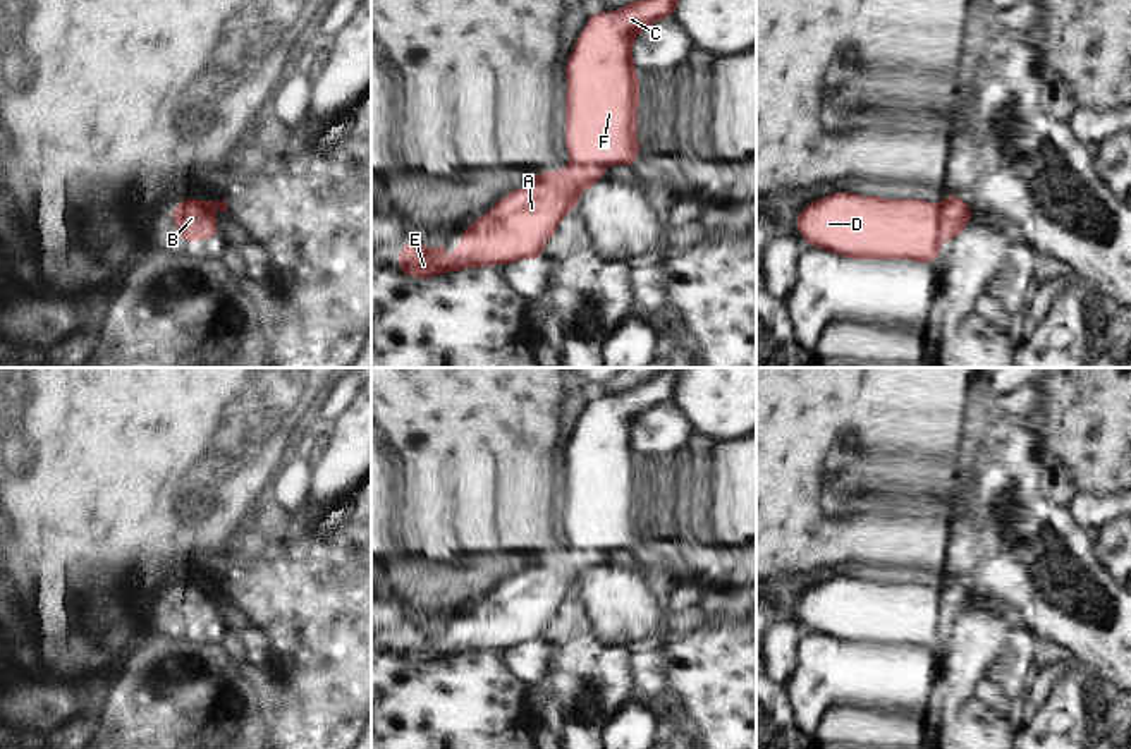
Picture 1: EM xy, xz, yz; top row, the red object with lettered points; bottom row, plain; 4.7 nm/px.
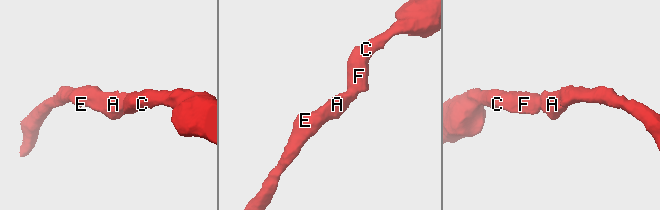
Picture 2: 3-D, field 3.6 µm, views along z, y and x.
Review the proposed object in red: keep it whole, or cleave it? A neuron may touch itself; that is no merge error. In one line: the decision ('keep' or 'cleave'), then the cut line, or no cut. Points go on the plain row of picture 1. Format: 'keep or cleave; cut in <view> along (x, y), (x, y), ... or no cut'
cleave; cut in yz along (937, 591), (942, 622)

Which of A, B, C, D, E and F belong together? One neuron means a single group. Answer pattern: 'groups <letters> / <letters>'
groups A B E / C D F

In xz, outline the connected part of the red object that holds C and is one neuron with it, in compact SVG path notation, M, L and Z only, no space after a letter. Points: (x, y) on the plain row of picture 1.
M669 368L648 383L622 390L614 397L590 400L566 448L566 536L578 551L631 551L639 538L638 479L639 467L633 447L634 423L662 402L676 400L679 380L688 368Z

